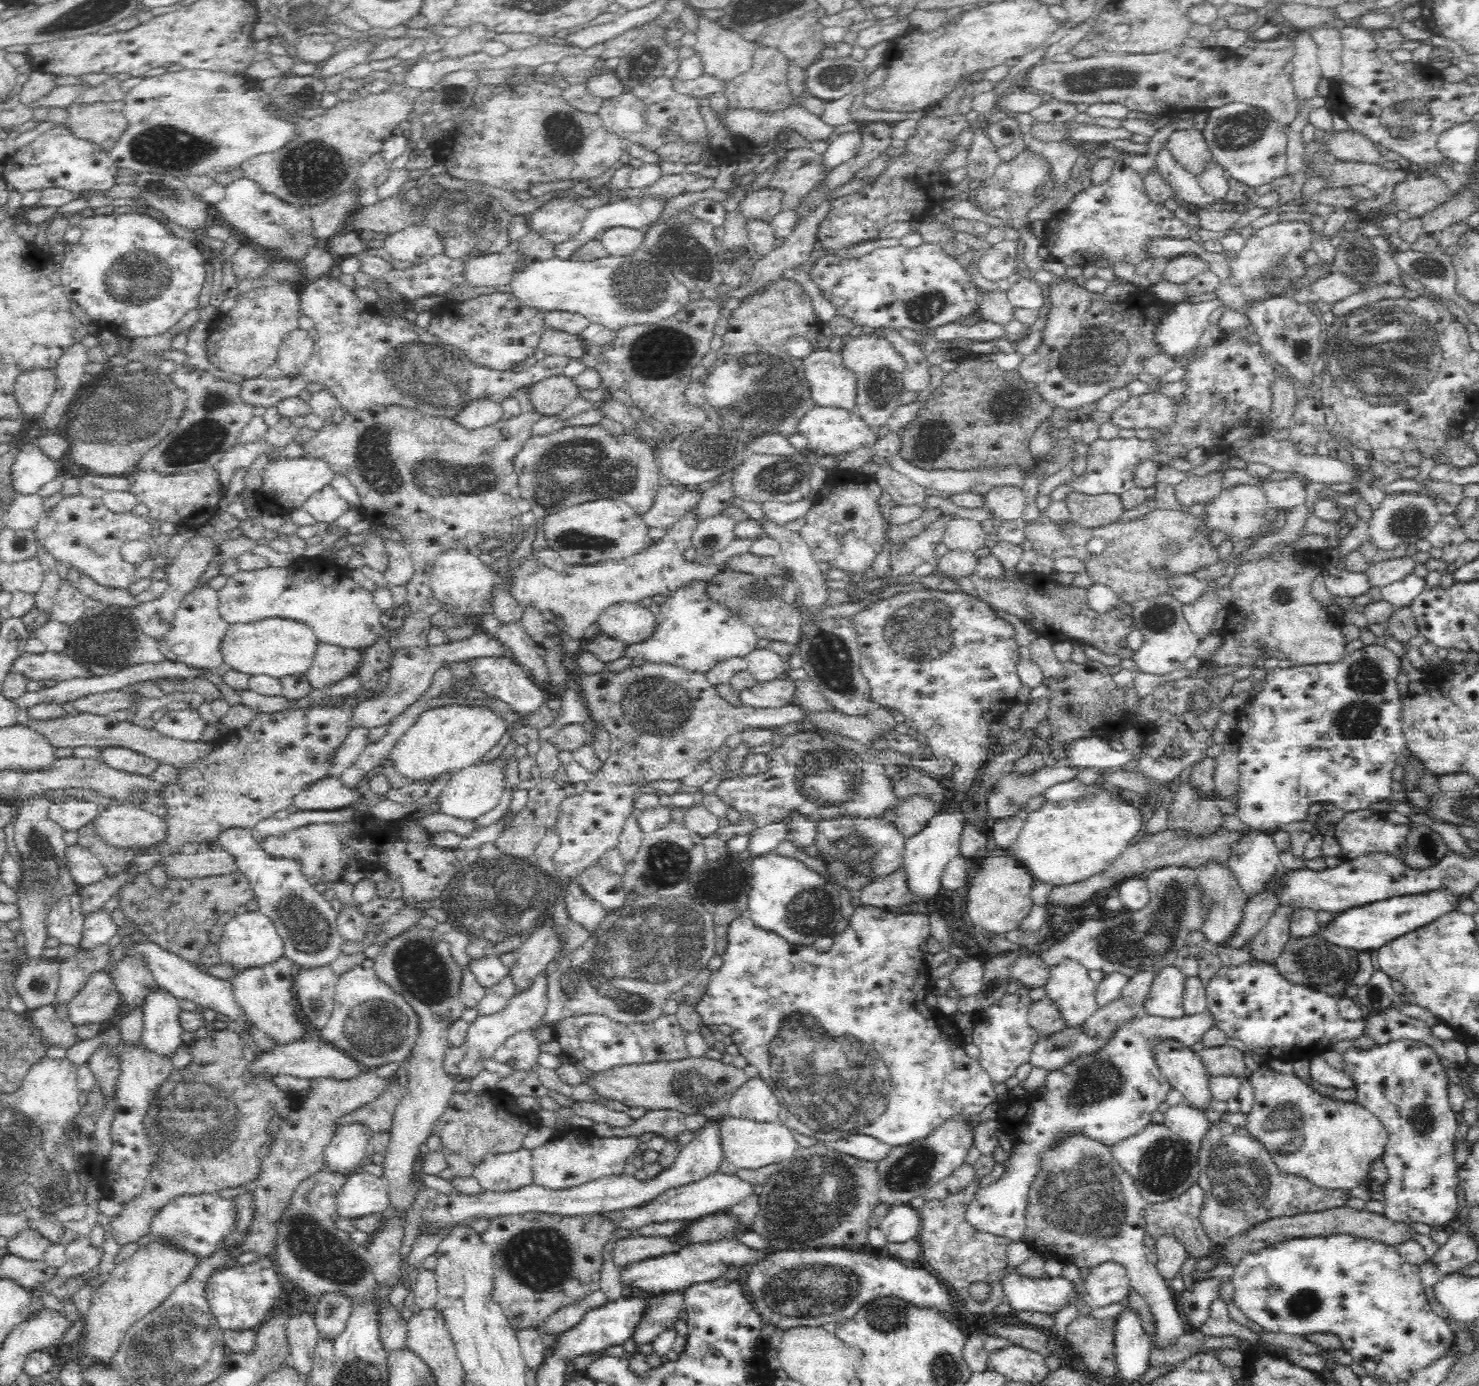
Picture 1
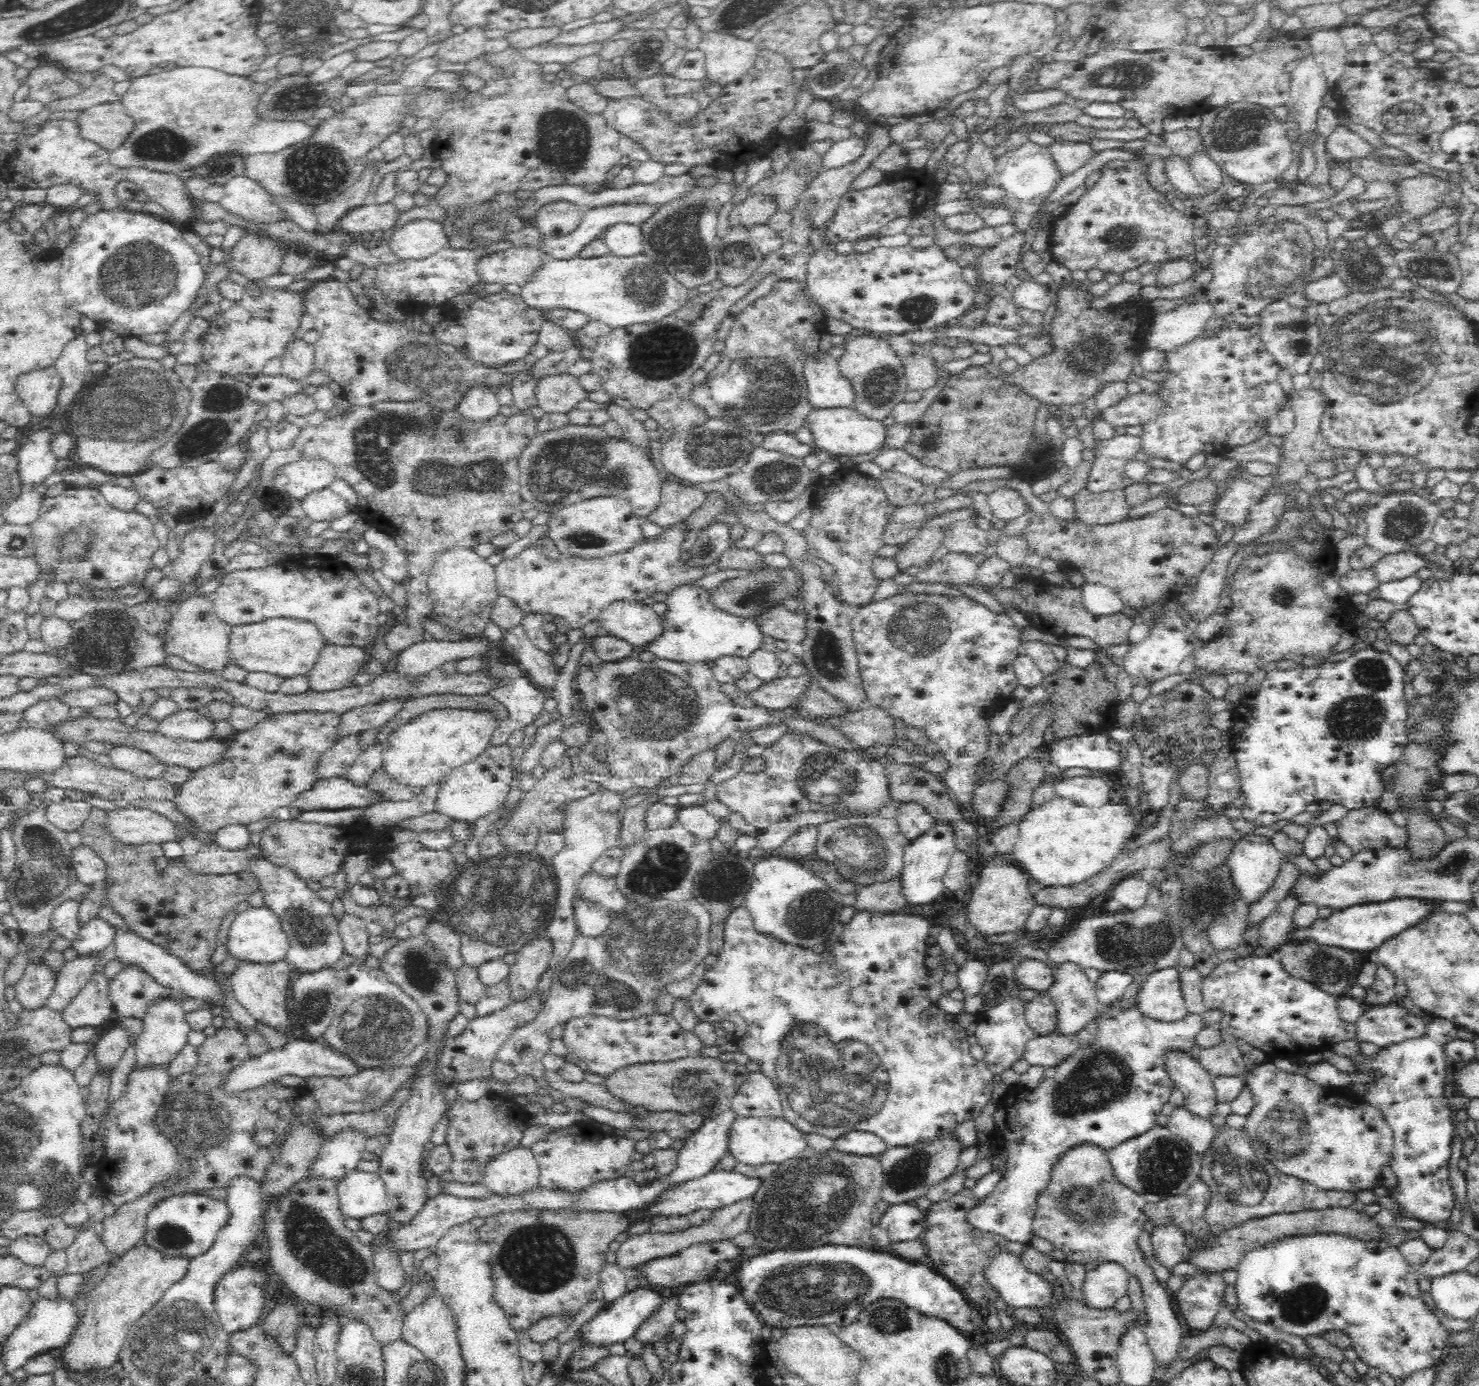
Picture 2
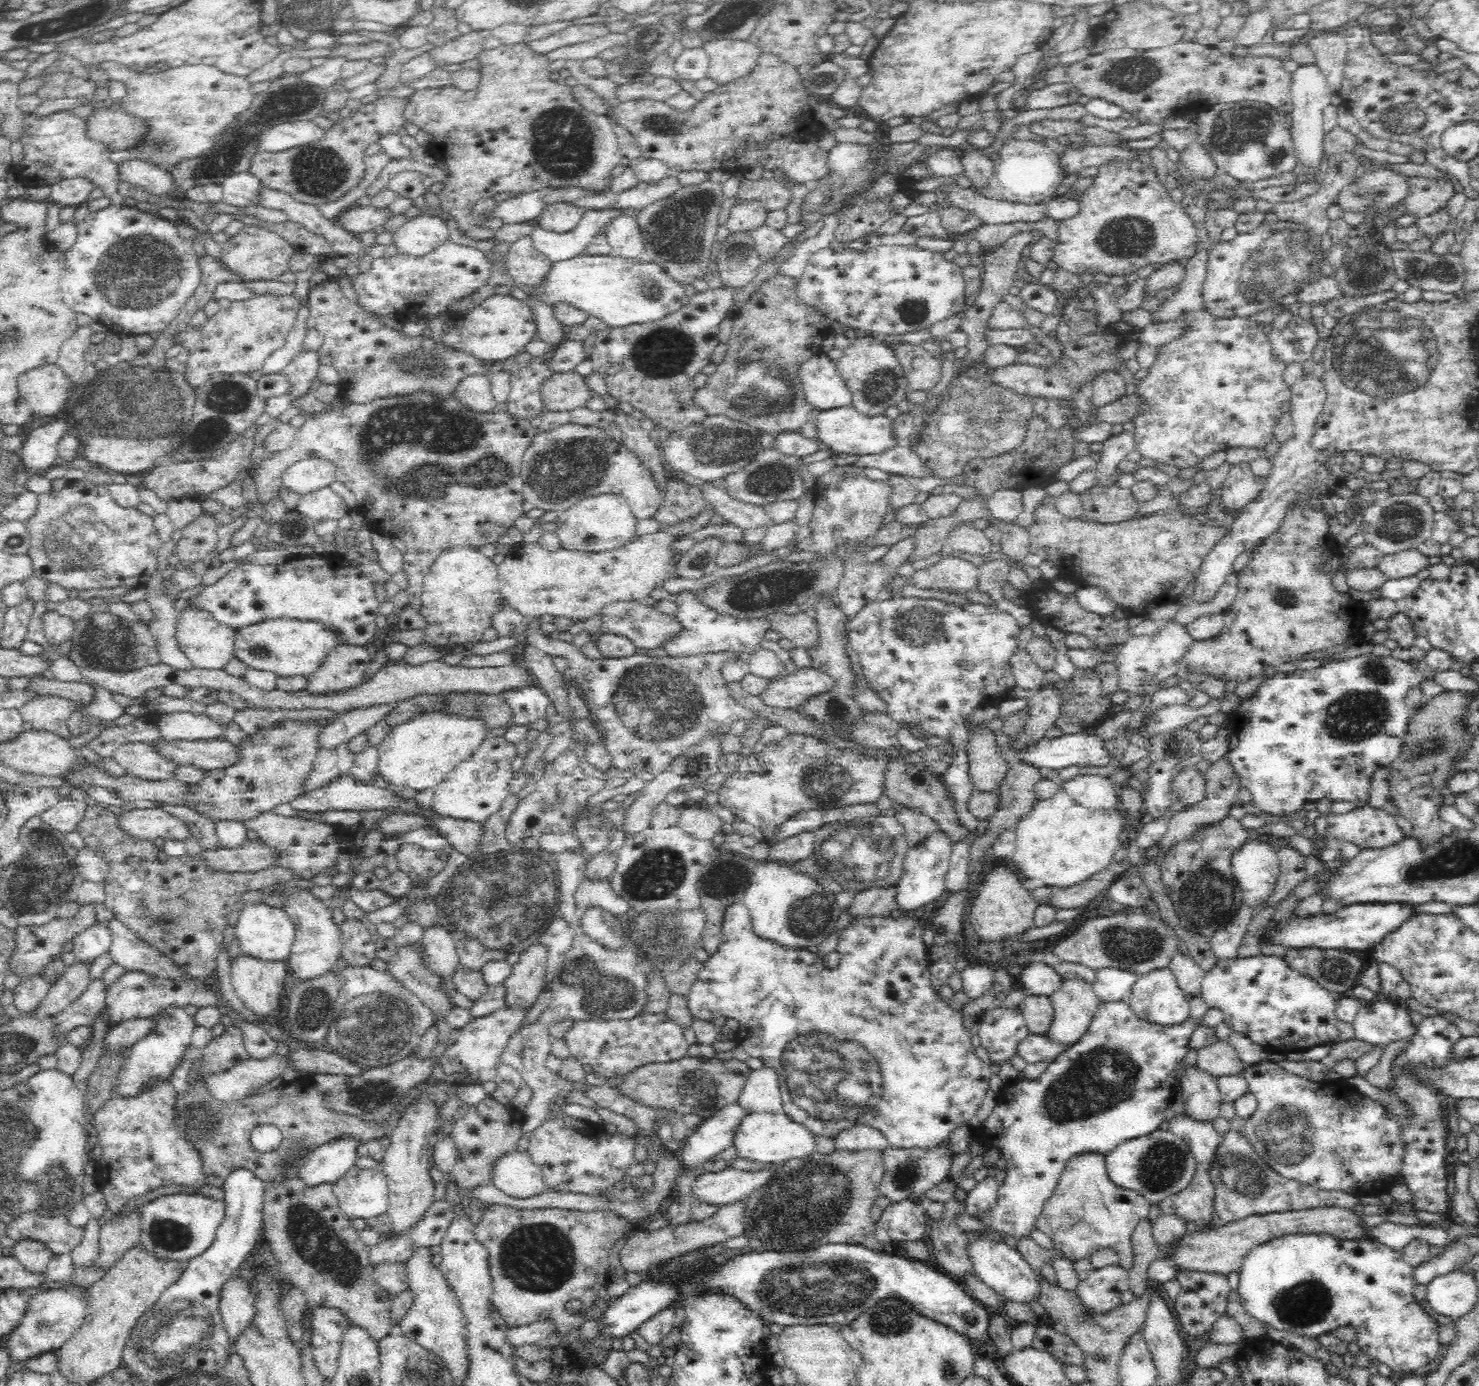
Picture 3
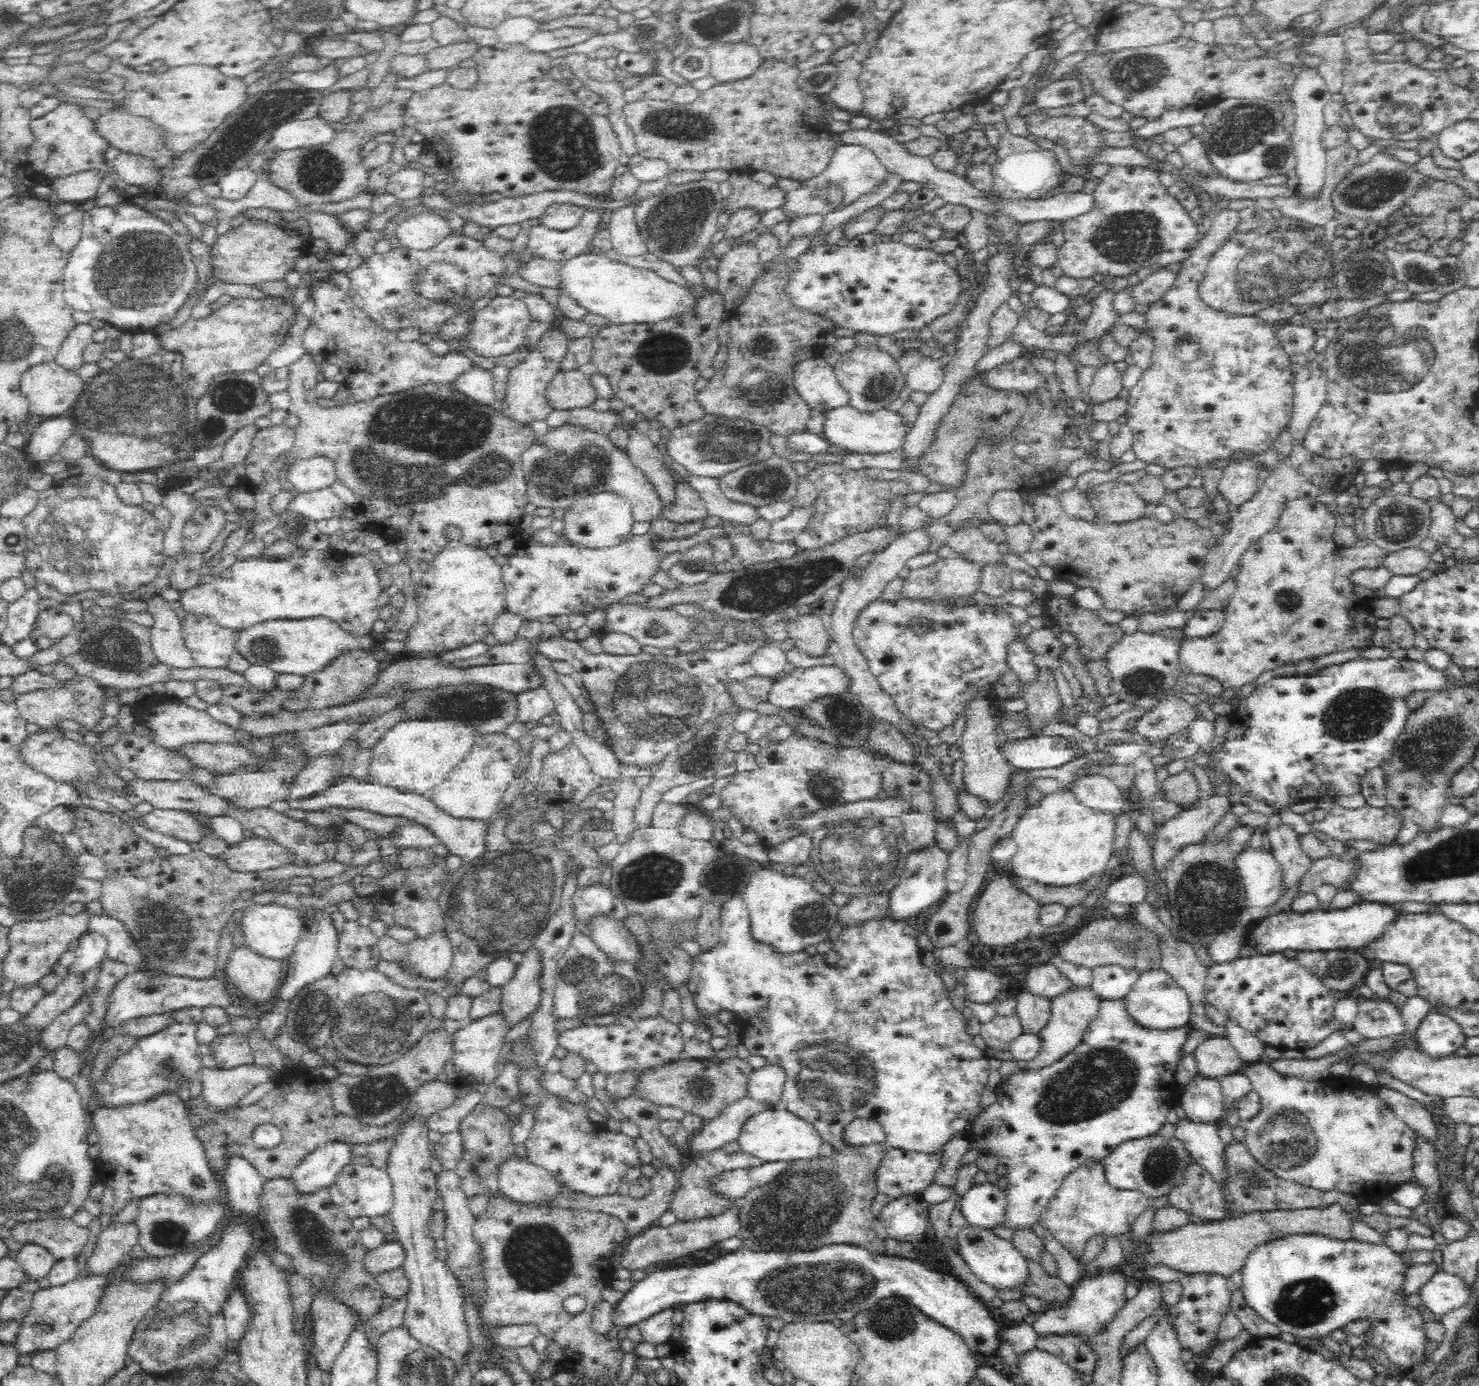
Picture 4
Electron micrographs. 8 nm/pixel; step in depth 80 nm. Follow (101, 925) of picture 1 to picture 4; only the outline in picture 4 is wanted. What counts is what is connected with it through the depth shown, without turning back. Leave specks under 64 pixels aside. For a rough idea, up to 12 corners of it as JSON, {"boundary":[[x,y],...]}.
{"boundary":[[85,934],[68,973],[84,979],[107,958],[107,941]]}

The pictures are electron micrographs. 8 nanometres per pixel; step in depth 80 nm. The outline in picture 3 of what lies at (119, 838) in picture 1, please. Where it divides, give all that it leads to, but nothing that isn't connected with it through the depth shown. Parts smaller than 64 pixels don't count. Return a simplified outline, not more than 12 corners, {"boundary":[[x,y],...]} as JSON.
{"boundary":[[161,807],[125,811],[134,836],[190,840],[191,825]]}

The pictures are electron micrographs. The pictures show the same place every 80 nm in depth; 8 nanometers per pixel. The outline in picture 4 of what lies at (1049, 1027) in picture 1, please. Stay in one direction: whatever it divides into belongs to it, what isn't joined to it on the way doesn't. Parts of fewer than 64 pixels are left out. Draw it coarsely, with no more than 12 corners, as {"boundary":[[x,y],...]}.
{"boundary":[[1016,993],[1022,1032],[1037,1034],[1051,1016],[1051,1000]]}

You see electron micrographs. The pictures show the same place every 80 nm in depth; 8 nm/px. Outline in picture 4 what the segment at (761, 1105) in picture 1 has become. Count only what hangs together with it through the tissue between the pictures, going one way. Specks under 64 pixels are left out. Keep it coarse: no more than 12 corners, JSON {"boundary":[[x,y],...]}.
{"boundary":[[767,1062],[752,1071],[749,1095],[778,1104],[787,1072]]}

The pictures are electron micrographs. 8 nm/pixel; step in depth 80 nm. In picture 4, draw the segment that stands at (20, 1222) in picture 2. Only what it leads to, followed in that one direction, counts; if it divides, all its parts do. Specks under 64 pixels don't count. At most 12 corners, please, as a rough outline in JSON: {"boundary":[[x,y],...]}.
{"boundary":[[74,1219],[18,1223],[16,1242],[76,1258],[88,1229]]}

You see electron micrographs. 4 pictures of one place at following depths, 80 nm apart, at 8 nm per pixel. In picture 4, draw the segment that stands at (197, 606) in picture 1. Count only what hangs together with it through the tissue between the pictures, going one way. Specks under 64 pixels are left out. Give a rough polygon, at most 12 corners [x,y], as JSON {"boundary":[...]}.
{"boundary":[[198,615],[181,625],[196,667],[227,666],[236,632]]}

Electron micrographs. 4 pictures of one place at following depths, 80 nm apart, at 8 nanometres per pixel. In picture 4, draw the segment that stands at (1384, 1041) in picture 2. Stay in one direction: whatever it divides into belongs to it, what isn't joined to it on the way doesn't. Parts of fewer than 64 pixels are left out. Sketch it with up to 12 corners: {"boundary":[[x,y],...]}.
{"boundary":[[1357,997],[1352,1026],[1364,1039],[1404,1031],[1396,1007]]}

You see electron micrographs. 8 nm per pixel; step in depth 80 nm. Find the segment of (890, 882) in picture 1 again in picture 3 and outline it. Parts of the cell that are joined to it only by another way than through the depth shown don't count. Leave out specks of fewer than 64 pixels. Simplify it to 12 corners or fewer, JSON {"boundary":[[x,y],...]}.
{"boundary":[[896,887],[856,894],[848,908],[853,920],[896,915]]}

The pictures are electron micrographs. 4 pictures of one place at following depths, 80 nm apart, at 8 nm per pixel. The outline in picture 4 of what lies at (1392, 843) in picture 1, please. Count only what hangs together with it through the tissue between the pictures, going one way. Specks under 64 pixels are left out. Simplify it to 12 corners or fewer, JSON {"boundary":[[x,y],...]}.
{"boundary":[[1335,803],[1322,820],[1308,823],[1287,808],[1280,820],[1299,835],[1314,830],[1343,842],[1390,843],[1401,822],[1368,804]]}

